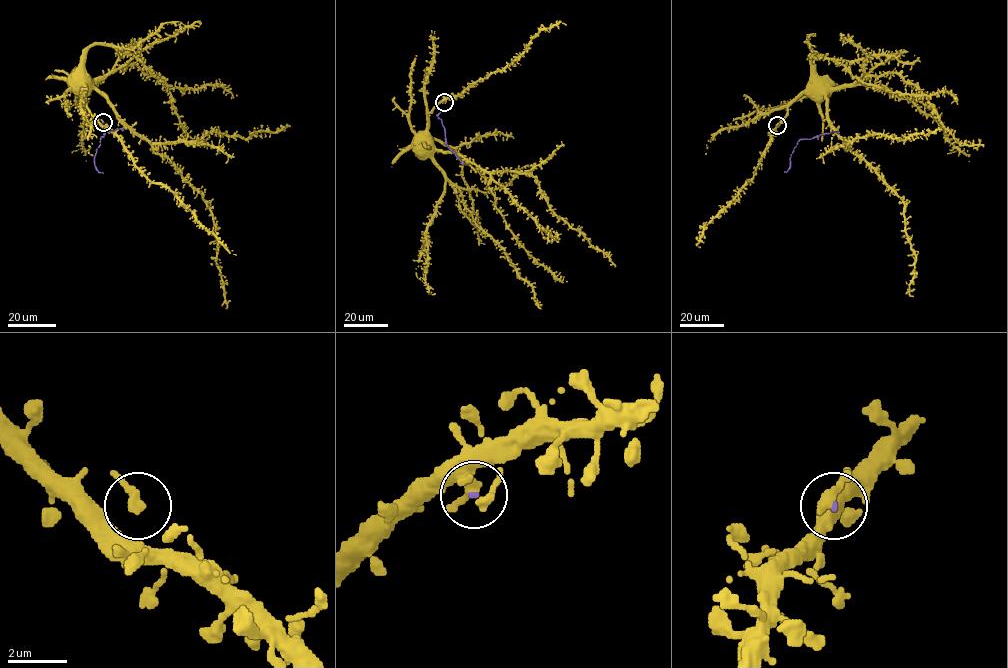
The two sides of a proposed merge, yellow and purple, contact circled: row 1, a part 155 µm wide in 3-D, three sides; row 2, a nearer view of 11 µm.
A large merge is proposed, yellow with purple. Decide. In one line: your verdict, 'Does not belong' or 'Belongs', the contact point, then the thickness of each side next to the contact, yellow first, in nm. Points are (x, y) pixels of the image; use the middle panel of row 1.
Belongs. Place: (444, 102). Thickness 280 nm (yellow) against 140 nm

